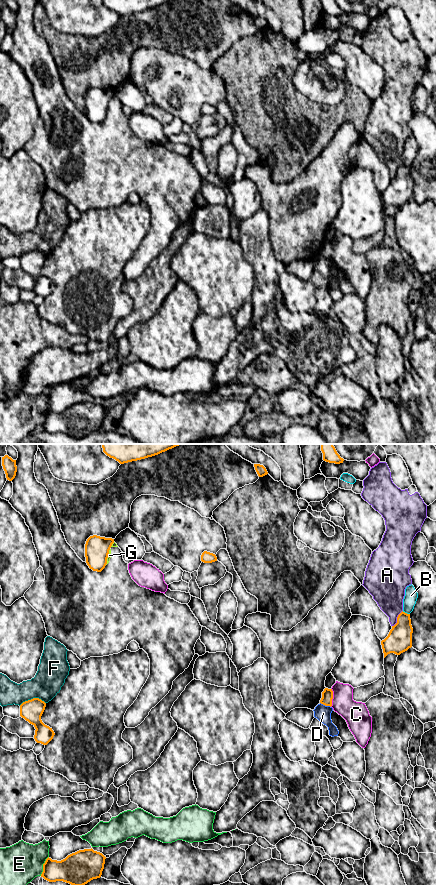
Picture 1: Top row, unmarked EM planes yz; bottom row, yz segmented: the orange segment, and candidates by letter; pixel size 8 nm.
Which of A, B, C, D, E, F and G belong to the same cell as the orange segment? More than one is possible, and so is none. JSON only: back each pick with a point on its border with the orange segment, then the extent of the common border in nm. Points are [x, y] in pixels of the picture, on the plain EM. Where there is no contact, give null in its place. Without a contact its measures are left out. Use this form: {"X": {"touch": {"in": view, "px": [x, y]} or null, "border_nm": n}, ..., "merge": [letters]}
{"merge": []}

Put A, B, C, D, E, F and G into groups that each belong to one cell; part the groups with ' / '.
A / B / C / D / E / F / G

